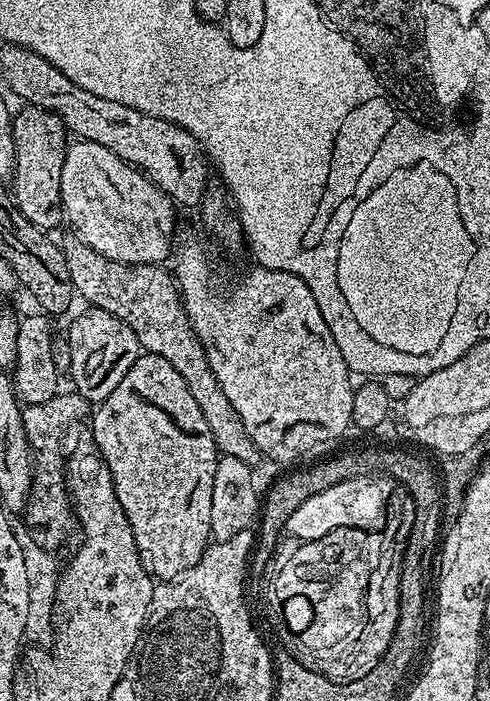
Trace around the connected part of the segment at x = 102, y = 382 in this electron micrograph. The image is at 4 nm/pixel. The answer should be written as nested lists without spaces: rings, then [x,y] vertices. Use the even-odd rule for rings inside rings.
[[[89,307],[78,315],[68,328],[68,368],[73,389],[84,400],[93,405],[101,404],[126,378],[126,374],[134,366],[134,362],[142,355],[142,349],[134,330],[122,322],[122,318],[114,318],[101,308]]]

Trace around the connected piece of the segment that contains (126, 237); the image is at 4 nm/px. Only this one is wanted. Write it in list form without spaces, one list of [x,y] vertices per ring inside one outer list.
[[[73,139],[64,151],[62,178],[60,179],[60,207],[65,221],[72,223],[79,243],[97,250],[111,261],[130,265],[165,263],[171,257],[170,242],[176,226],[176,204],[142,171],[118,158],[112,150],[98,142]]]

